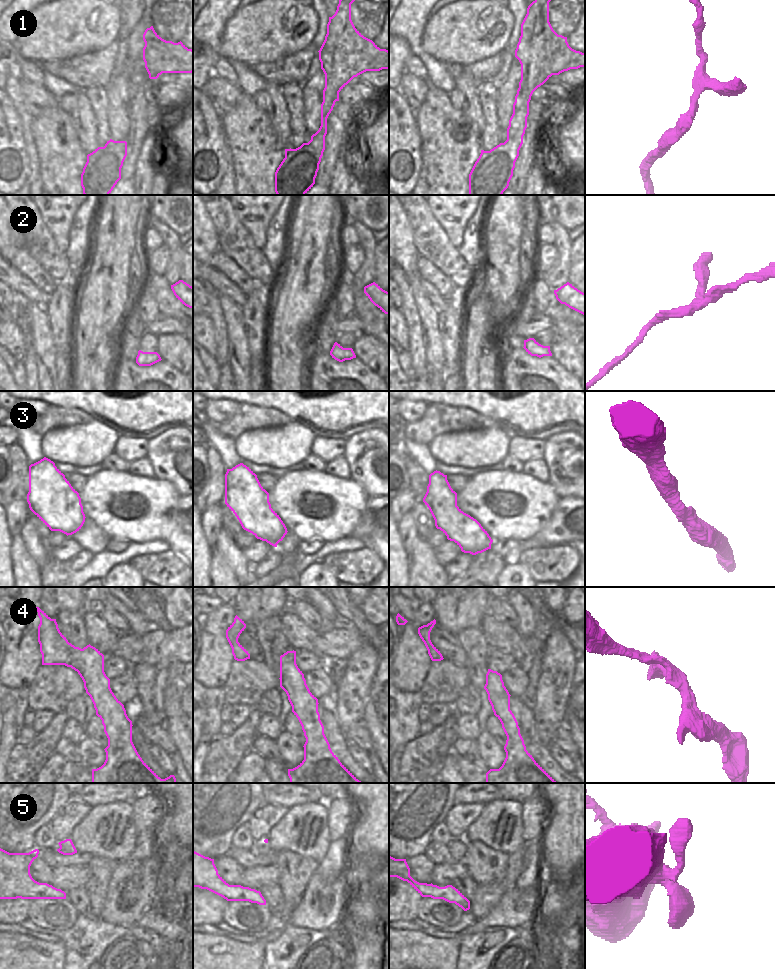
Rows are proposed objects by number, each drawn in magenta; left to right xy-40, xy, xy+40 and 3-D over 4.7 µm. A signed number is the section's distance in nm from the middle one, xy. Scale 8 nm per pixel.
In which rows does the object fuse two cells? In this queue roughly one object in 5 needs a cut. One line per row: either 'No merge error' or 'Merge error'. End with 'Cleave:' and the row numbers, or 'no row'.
1: No merge error
2: No merge error
3: No merge error
4: No merge error
5: No merge error
Cleave: no row.

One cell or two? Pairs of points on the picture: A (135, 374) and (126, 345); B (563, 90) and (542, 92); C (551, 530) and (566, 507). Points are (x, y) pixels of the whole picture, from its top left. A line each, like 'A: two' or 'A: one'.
A: two
B: one
C: one

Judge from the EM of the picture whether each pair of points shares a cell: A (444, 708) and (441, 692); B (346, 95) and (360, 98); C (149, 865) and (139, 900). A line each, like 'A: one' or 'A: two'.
A: two
B: one
C: one

